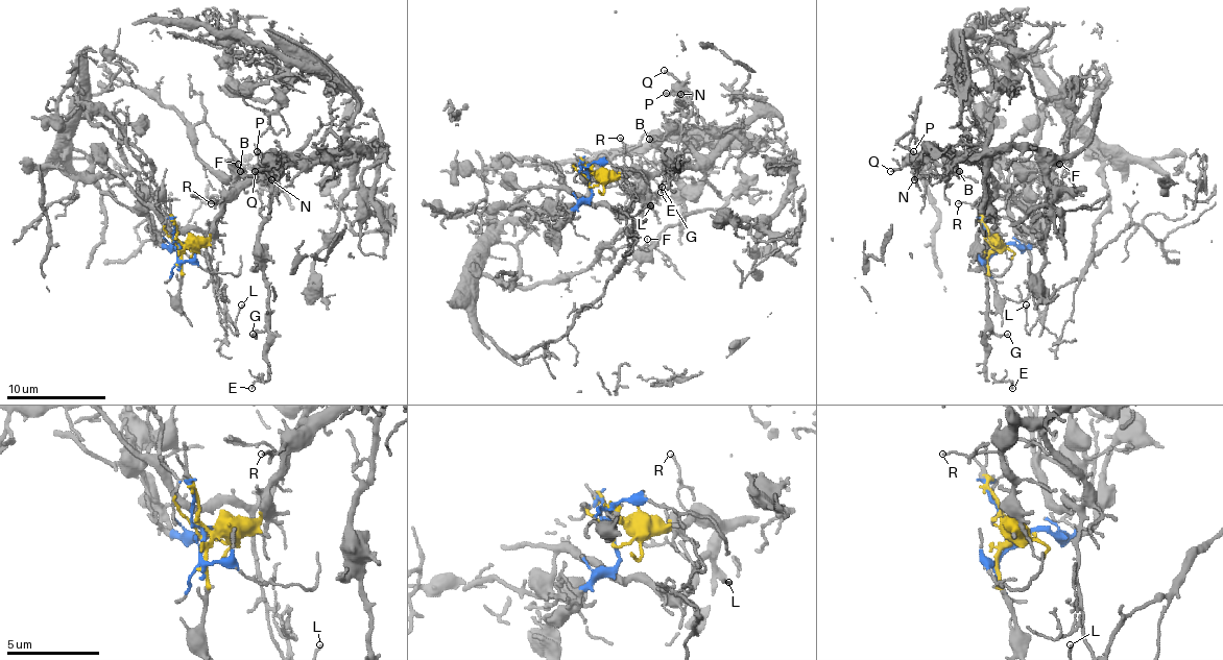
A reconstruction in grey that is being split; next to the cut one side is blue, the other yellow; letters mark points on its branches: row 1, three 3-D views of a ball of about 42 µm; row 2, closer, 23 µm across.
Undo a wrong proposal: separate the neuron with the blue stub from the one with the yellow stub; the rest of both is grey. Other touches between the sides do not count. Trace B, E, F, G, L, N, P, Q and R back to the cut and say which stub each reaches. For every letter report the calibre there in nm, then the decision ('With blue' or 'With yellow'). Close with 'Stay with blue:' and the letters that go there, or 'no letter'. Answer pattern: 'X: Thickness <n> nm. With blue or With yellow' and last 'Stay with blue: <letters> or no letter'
B: Thickness 180 nm. With yellow
E: Thickness 100 nm. With yellow
F: Thickness 80 nm. With yellow
G: Thickness 110 nm. With yellow
L: Thickness 110 nm. With yellow
N: Thickness 130 nm. With yellow
P: Thickness 130 nm. With yellow
Q: Thickness 170 nm. With yellow
R: Thickness 100 nm. With yellow
Stay with blue: no letter

